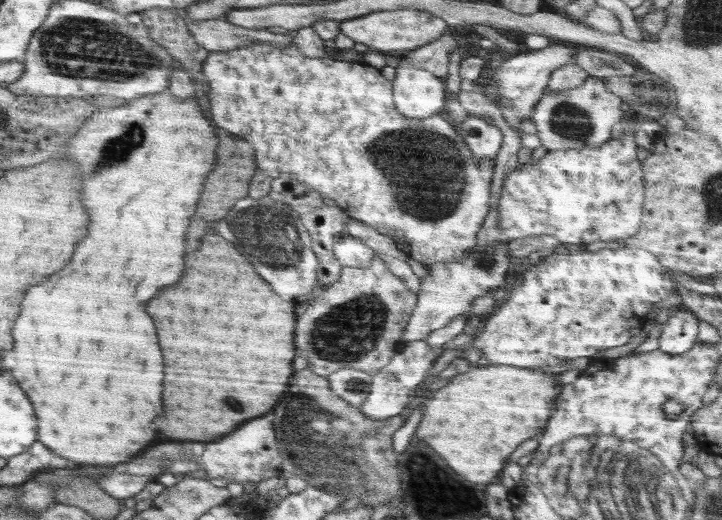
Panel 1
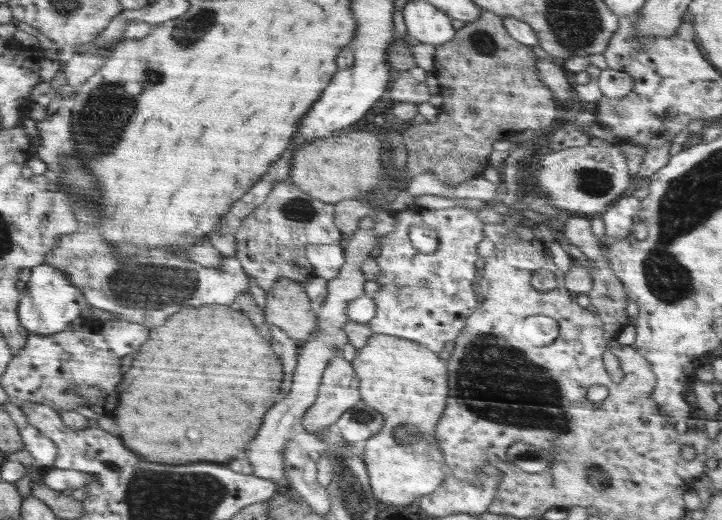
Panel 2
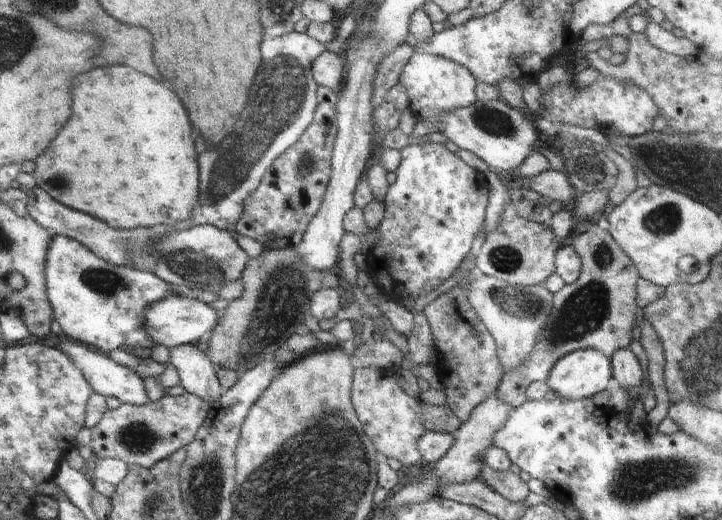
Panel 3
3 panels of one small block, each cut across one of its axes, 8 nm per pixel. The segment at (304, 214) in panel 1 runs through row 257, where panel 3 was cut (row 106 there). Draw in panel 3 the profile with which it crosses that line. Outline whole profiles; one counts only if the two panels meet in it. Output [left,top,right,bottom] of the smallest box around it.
[236,86,338,249]

